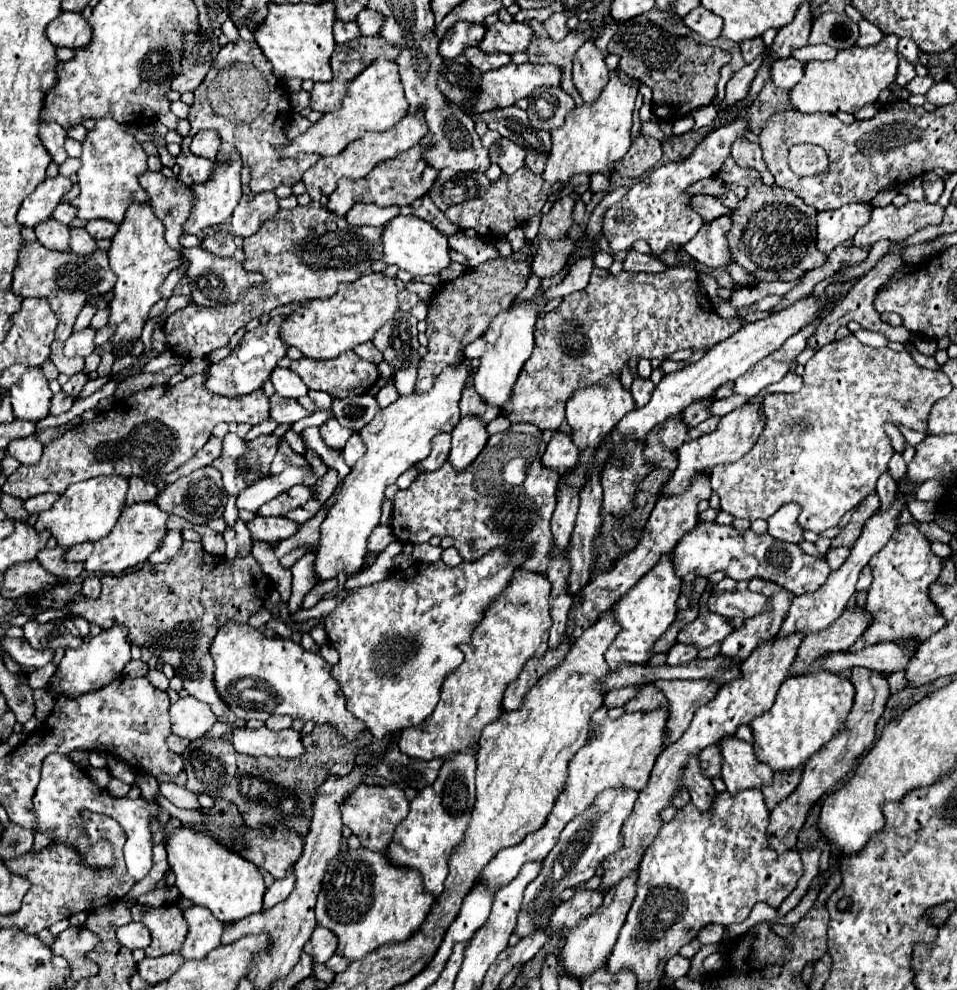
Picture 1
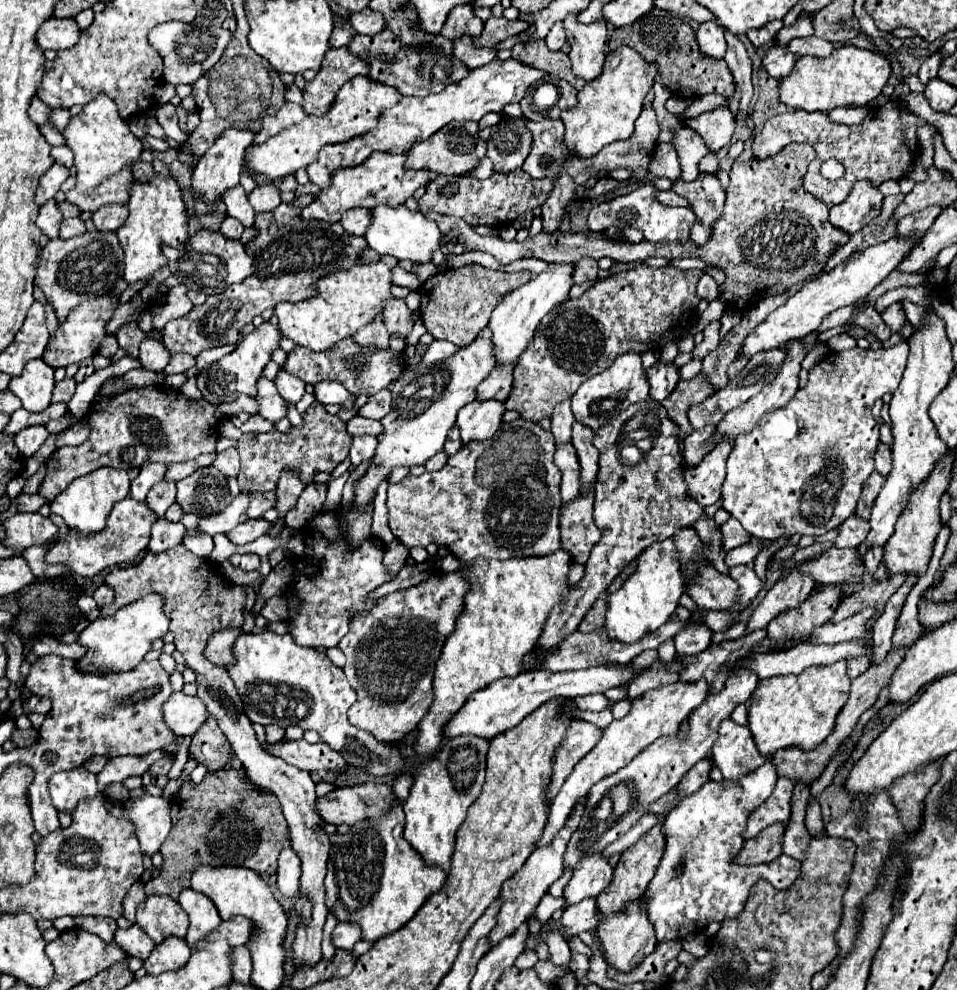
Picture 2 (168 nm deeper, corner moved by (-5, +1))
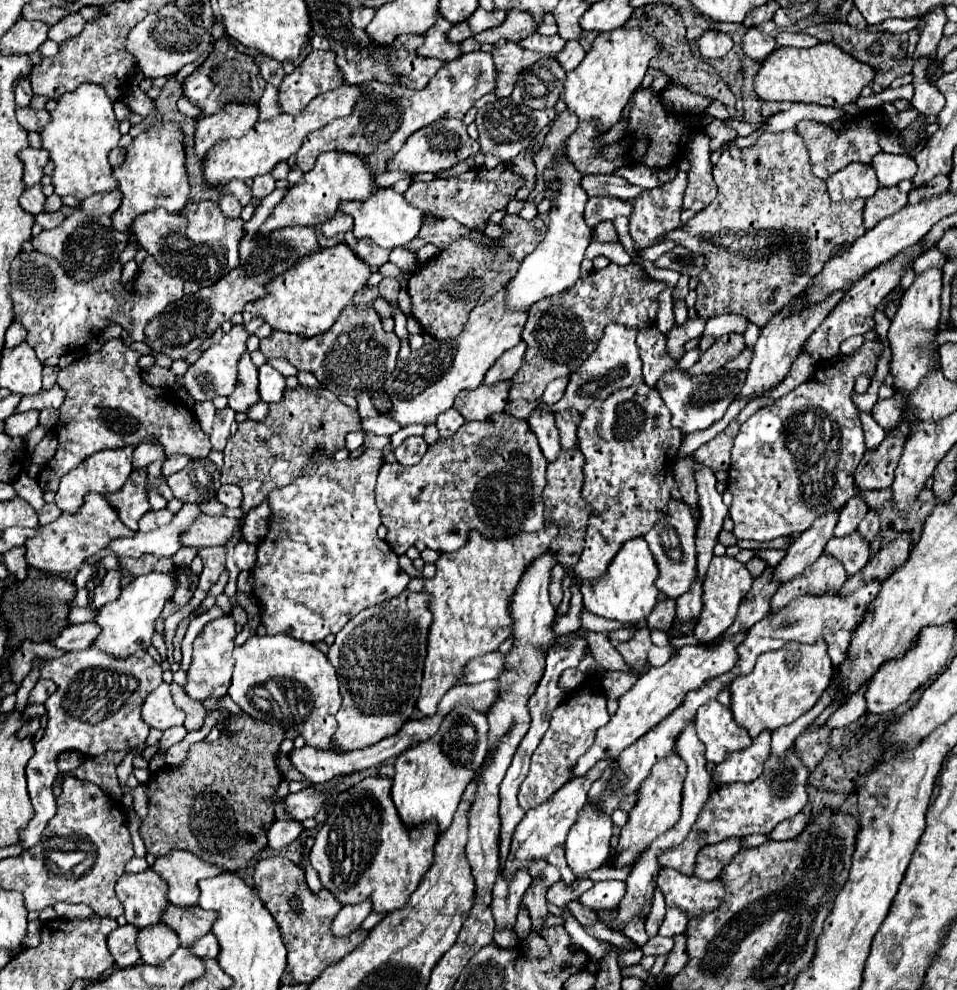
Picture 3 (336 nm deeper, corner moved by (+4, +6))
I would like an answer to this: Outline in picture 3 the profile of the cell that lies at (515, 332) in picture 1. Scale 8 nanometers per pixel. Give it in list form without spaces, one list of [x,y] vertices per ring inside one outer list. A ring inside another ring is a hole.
[[[562,149],[560,153],[556,153],[556,159],[560,159],[562,163],[556,167],[558,175],[560,175],[560,191],[558,197],[552,199],[552,209],[550,209],[550,225],[546,231],[546,237],[542,239],[542,243],[522,261],[516,277],[508,283],[506,287],[506,307],[510,311],[528,311],[530,305],[538,303],[544,297],[552,297],[562,293],[564,289],[572,287],[578,279],[580,279],[580,263],[584,257],[586,247],[592,241],[592,229],[584,223],[584,205],[588,201],[586,191],[580,187],[580,179],[582,173],[574,169],[574,165],[570,163],[566,149]]]

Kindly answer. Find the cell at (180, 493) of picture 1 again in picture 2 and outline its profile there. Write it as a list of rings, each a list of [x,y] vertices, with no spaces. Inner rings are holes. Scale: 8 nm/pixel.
[[[215,466],[195,470],[191,476],[177,482],[177,502],[183,512],[213,516],[225,510],[231,500],[227,478]]]

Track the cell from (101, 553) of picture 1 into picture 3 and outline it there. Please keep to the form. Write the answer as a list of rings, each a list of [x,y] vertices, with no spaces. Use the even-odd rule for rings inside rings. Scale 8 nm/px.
[[[88,493],[84,497],[84,505],[78,513],[62,513],[62,517],[46,527],[38,529],[38,535],[26,541],[26,559],[30,567],[48,571],[48,573],[66,573],[72,569],[80,569],[88,557],[96,555],[98,551],[108,547],[108,541],[114,541],[116,537],[132,535],[128,531],[120,517],[116,517],[116,511],[112,511],[112,505],[108,505],[104,495]]]

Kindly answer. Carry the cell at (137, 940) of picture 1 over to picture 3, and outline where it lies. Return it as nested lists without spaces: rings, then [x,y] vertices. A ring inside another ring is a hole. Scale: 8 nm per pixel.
[[[124,925],[108,935],[108,949],[120,967],[130,967],[140,959],[140,951],[136,947],[136,933],[138,929],[134,925]]]

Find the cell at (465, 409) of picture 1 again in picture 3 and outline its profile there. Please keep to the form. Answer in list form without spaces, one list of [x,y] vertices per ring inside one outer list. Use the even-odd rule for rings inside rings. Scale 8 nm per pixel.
[[[518,343],[516,347],[508,349],[498,357],[498,361],[490,367],[490,371],[484,377],[486,385],[494,385],[496,381],[508,381],[522,365],[522,357],[526,351],[526,343]]]

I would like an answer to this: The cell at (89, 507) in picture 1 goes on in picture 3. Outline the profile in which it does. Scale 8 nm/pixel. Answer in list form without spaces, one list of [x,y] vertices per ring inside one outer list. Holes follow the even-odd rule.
[[[128,445],[124,449],[110,449],[110,451],[94,453],[92,457],[88,457],[84,463],[80,463],[76,469],[72,469],[60,479],[60,487],[56,491],[54,503],[66,513],[76,513],[80,505],[84,505],[86,493],[94,493],[96,489],[98,493],[116,493],[118,489],[122,489],[128,475],[132,473],[132,451],[134,447]]]

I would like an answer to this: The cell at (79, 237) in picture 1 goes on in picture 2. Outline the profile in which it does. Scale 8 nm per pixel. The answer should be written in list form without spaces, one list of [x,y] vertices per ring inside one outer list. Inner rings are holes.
[[[69,218],[61,222],[61,230],[59,236],[61,238],[73,238],[75,234],[83,234],[85,232],[85,224],[81,218]]]

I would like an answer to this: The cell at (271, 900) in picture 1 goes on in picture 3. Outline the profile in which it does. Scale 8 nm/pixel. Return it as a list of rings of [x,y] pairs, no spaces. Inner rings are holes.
[[[274,821],[272,827],[268,829],[268,847],[274,853],[284,851],[298,835],[302,833],[302,825],[298,821]]]

